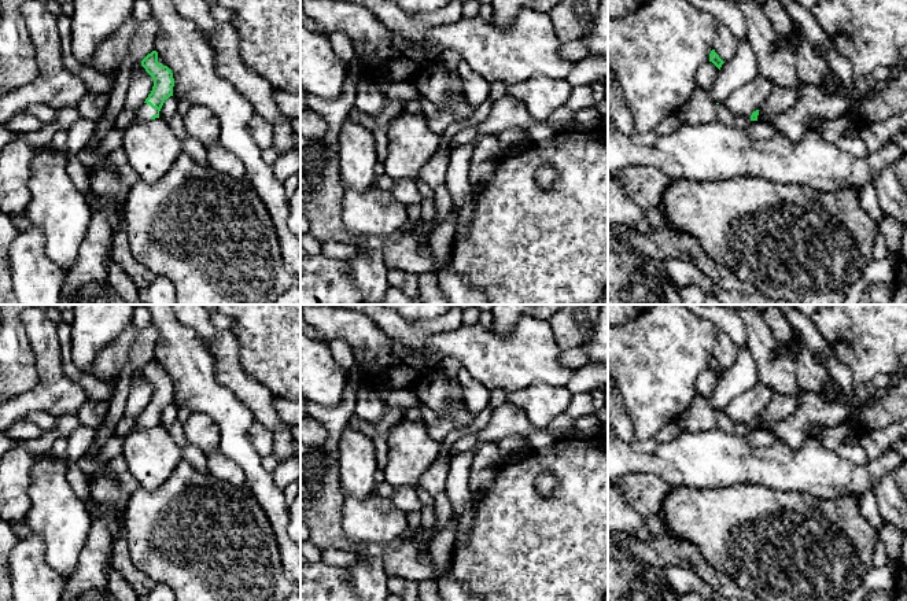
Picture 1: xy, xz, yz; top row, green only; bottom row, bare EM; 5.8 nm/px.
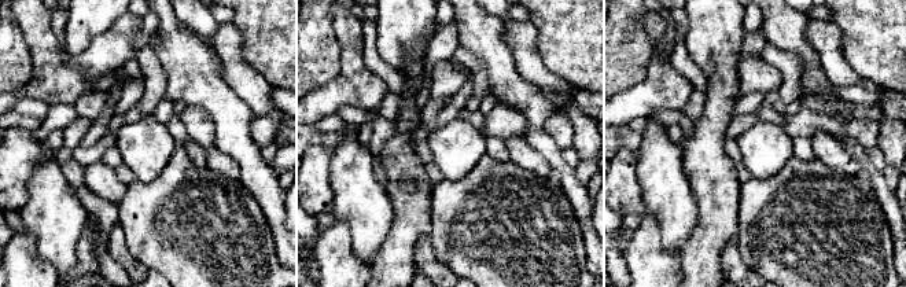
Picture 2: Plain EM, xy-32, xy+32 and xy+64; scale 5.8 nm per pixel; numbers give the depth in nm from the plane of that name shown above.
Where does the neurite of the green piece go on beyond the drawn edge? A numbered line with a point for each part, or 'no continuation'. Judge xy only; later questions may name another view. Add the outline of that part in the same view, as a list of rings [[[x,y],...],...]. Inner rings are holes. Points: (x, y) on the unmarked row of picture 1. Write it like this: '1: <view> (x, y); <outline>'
1: xy (146, 419); [[[144,410],[136,420],[136,427],[133,431],[140,431],[150,428],[152,423],[156,423],[158,417],[152,416],[150,412]]]

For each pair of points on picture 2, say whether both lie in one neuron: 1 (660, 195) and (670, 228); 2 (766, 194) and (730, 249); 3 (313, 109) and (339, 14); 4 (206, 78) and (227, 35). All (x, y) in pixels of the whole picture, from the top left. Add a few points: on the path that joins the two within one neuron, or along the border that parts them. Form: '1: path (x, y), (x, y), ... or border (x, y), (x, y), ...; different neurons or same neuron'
1: path (669, 203), (670, 220); same neuron
2: border (735, 240), (740, 258), (752, 269); different neurons
3: path (338, 87), (350, 74), (350, 39); same neuron
4: border (210, 47), (220, 63), (220, 73), (229, 87); different neurons

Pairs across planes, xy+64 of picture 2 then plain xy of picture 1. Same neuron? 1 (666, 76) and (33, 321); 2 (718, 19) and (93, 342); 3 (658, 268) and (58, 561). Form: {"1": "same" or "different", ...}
{"1": "same", "2": "same", "3": "different"}

